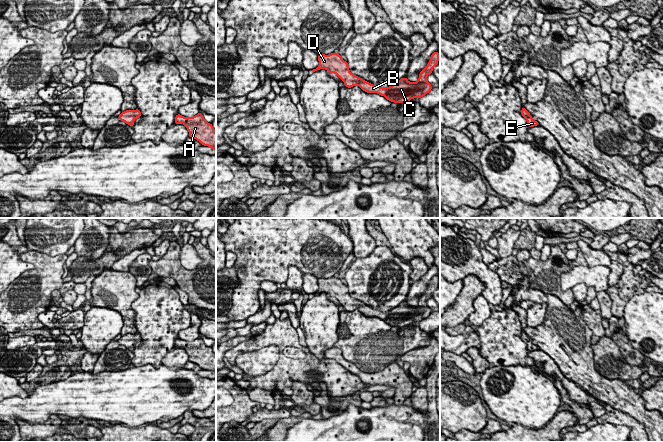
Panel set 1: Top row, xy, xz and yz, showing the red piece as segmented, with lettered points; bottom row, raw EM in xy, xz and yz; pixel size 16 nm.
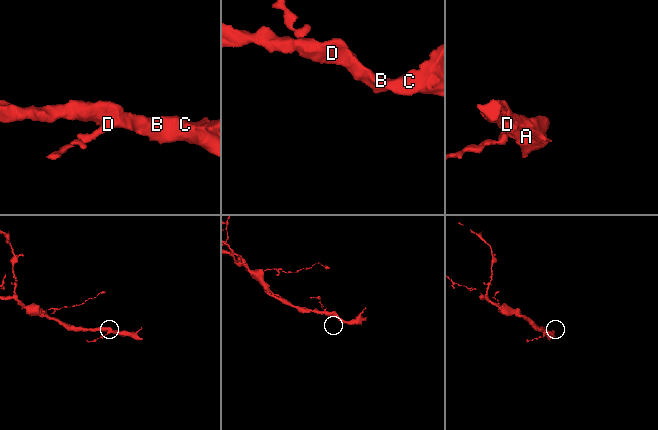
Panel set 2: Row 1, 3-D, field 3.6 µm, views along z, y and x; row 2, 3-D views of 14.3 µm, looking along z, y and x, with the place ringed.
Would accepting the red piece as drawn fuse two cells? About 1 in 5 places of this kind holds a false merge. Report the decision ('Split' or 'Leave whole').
Leave whole

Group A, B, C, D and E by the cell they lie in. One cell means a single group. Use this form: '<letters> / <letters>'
A B C D E

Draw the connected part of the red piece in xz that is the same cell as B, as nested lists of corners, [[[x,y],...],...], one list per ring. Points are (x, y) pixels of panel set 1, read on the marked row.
[[[434,52],[427,66],[420,72],[417,82],[409,82],[406,77],[401,78],[396,84],[389,87],[373,85],[350,72],[347,61],[344,61],[338,53],[318,55],[319,65],[312,71],[326,69],[328,73],[335,73],[347,88],[359,86],[366,93],[377,93],[394,103],[405,103],[414,98],[421,98],[432,90],[427,76],[432,74],[433,68],[438,64],[439,53]]]

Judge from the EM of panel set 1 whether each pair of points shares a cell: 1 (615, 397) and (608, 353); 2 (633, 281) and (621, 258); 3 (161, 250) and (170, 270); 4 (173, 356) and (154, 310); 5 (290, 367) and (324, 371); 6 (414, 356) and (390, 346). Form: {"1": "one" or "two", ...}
{"1": "two", "2": "one", "3": "two", "4": "two", "5": "one", "6": "two"}

